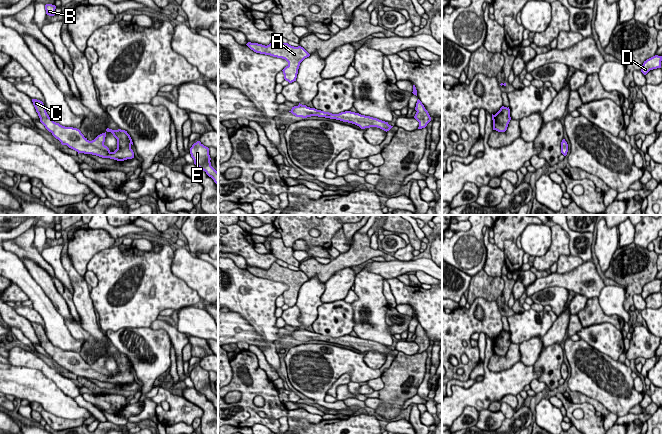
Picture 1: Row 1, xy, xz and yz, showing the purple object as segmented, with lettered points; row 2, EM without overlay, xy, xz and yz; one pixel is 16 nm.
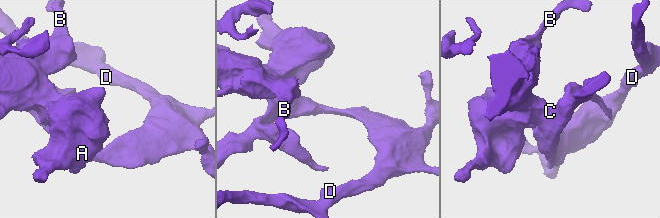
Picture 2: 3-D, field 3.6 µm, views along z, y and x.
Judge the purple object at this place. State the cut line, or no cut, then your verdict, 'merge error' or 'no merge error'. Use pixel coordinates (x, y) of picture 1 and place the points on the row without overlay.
cut none; no merge error

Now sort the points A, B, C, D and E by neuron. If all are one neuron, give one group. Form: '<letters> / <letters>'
A B C D E

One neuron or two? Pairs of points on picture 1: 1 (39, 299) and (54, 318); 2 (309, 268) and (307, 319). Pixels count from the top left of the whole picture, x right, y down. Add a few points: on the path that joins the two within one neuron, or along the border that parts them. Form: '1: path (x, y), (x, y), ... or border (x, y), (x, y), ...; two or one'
1: path (42, 304), (49, 313); one
2: border (310, 277), (316, 277), (324, 283); two

